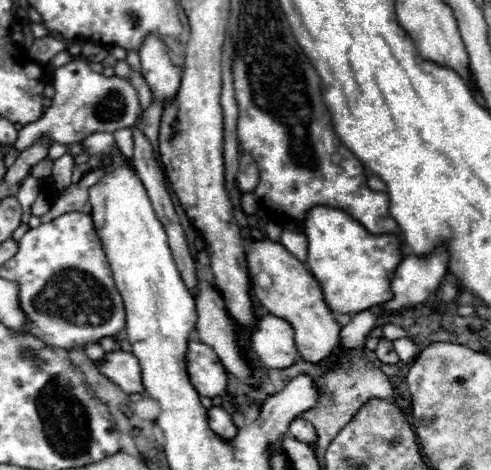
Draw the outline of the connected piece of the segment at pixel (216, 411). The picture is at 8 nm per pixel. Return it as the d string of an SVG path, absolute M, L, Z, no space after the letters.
M213 406L209 410L209 426L221 438L225 438L225 430L227 430L227 438L225 440L233 440L235 430L237 430L233 420L231 420L231 416L223 408L219 408L219 406Z

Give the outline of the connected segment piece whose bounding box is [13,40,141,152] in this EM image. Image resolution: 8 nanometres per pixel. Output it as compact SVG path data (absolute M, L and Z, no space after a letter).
M88 40L83 46L79 59L73 58L69 64L55 68L53 74L55 96L51 100L49 110L37 122L27 124L19 130L19 138L13 144L13 148L23 152L31 144L35 144L41 136L49 136L51 142L61 142L67 146L73 142L81 142L91 132L115 132L119 128L135 126L135 120L141 112L137 90L119 76L107 78L91 70L89 58L100 50L100 44Z

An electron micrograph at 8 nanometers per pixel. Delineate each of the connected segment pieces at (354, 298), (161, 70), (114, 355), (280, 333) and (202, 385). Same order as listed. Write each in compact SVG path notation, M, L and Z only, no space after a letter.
M315 206L305 218L309 240L307 268L319 280L325 302L333 312L357 314L381 306L393 298L391 278L403 260L401 240L395 234L371 234L353 216L329 206Z
M147 36L141 50L141 74L149 84L153 98L161 102L173 100L177 88L181 86L181 68L173 66L167 56L167 46L157 36Z
M123 350L111 352L101 362L97 362L97 368L111 382L115 382L123 392L145 394L145 386L141 382L141 366L133 354Z
M263 316L251 330L249 348L265 368L289 368L301 360L295 340L293 326L277 316Z
M191 340L189 342L189 378L199 396L223 396L227 392L227 370L223 368L221 360L217 360L217 354L213 348L209 348L203 342Z

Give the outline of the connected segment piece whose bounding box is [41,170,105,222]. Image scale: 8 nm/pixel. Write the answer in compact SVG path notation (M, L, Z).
M95 170L95 172L89 172L81 178L81 182L77 186L69 186L63 194L55 194L53 196L53 202L51 202L51 210L47 214L41 216L41 222L51 222L55 218L59 218L61 214L65 212L91 212L91 206L89 206L89 198L87 198L87 190L99 182L99 178L103 176L105 172L103 170Z

